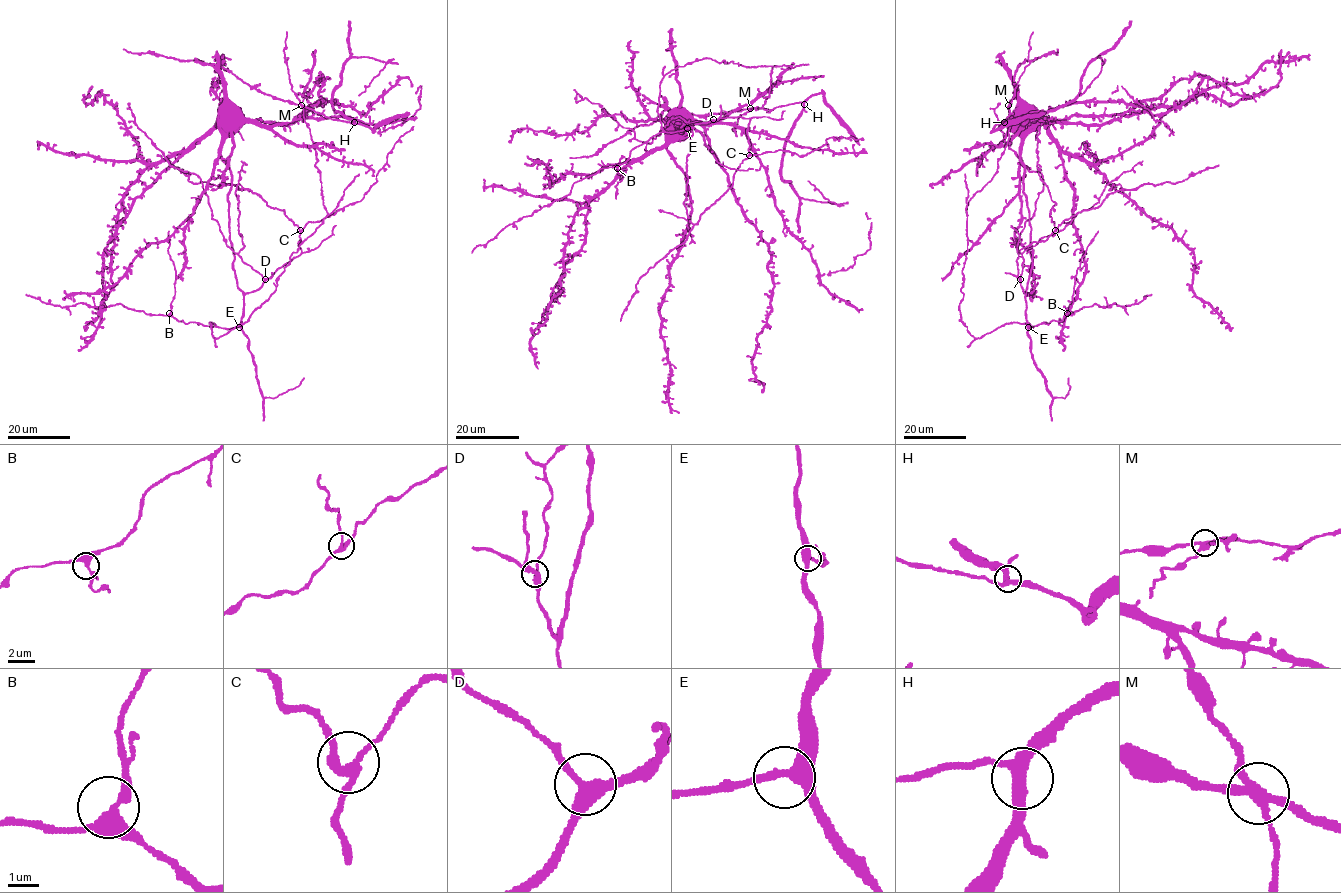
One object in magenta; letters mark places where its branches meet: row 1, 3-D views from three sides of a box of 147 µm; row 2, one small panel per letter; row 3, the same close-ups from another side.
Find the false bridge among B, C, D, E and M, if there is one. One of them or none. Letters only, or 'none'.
M

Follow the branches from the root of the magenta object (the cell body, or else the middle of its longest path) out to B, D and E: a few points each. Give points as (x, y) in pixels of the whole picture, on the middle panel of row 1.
B: (676, 115), (669, 119), (679, 123), (677, 130), (692, 126), (653, 135), (636, 146), (617, 168)
D: (676, 115), (669, 119), (679, 123), (676, 126), (681, 132), (688, 126), (713, 119)
E: (676, 115), (669, 119), (679, 123), (677, 130), (682, 132), (687, 128)

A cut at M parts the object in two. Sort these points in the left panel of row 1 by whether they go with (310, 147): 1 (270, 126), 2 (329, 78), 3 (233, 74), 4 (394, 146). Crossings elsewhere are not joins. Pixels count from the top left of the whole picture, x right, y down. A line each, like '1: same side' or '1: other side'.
1: same side
2: same side
3: other side
4: same side

